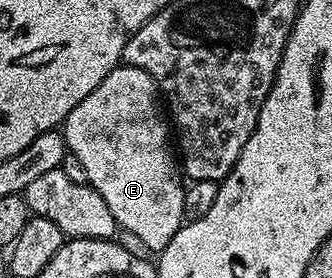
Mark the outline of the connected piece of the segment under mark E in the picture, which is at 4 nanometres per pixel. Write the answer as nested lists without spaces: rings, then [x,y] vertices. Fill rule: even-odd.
[[[119,66],[67,114],[63,125],[65,147],[87,170],[89,187],[94,188],[107,202],[107,210],[115,218],[118,229],[130,232],[145,248],[150,248],[153,254],[160,252],[175,238],[175,234],[186,223],[185,189],[183,172],[171,143],[171,124],[163,111],[163,100],[157,91],[157,83],[151,74],[142,68]]]

